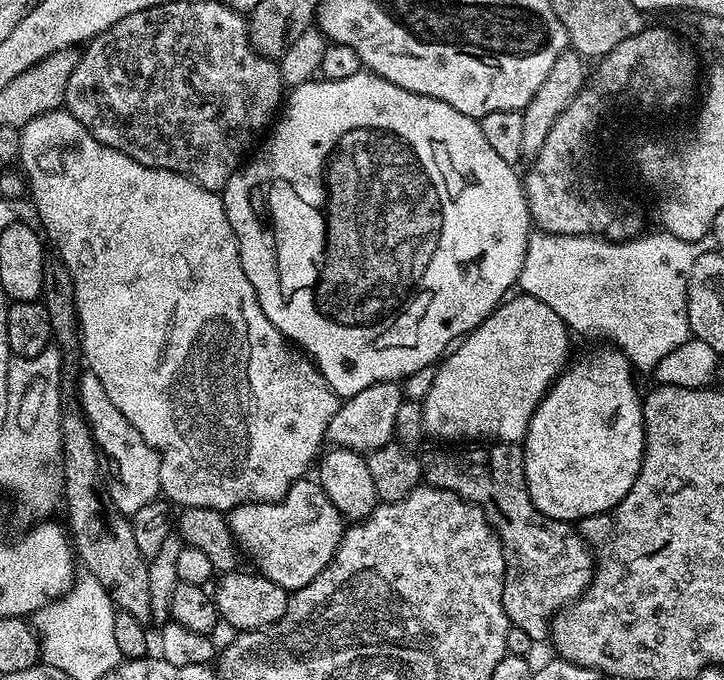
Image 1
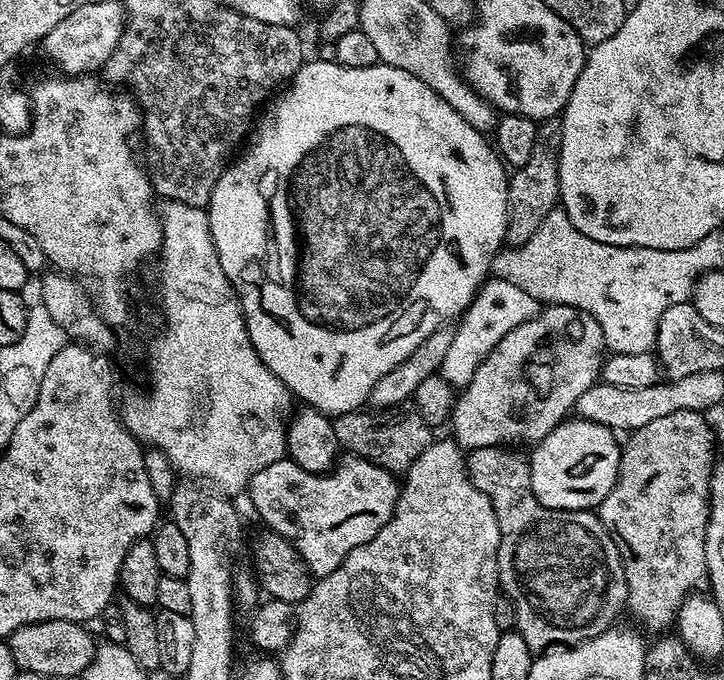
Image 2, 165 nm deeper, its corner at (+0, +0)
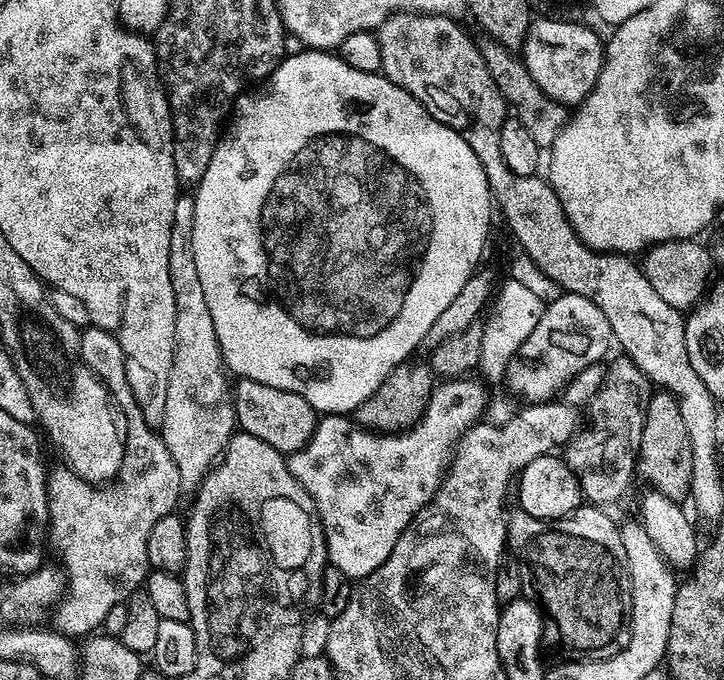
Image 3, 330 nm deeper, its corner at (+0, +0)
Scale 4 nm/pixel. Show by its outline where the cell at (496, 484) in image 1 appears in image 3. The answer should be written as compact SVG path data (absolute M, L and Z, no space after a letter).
M581 506L573 510L572 515L558 520L539 520L521 510L509 511L506 516L508 526L508 539L506 541L507 551L510 556L523 567L524 581L521 584L523 599L531 600L537 608L541 609L546 617L547 623L556 627L556 632L560 635L560 640L568 648L573 648L573 653L586 654L588 650L602 648L610 643L616 632L619 630L622 620L626 618L629 602L631 601L632 576L628 573L628 559L626 558L626 546L622 546L620 529L617 521L612 521L607 516L605 509L600 506Z

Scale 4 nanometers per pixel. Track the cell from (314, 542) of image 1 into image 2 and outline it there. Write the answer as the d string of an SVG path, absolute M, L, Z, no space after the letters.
M344 454L337 459L334 467L326 472L311 472L302 470L290 458L285 458L266 466L266 470L258 470L254 478L248 483L246 496L252 499L252 508L260 515L260 520L265 529L269 532L282 534L298 550L298 554L306 562L306 566L311 570L313 577L329 576L342 566L346 554L350 550L358 550L394 514L394 506L400 497L401 481L393 473L386 471L382 466L374 466L361 456Z

